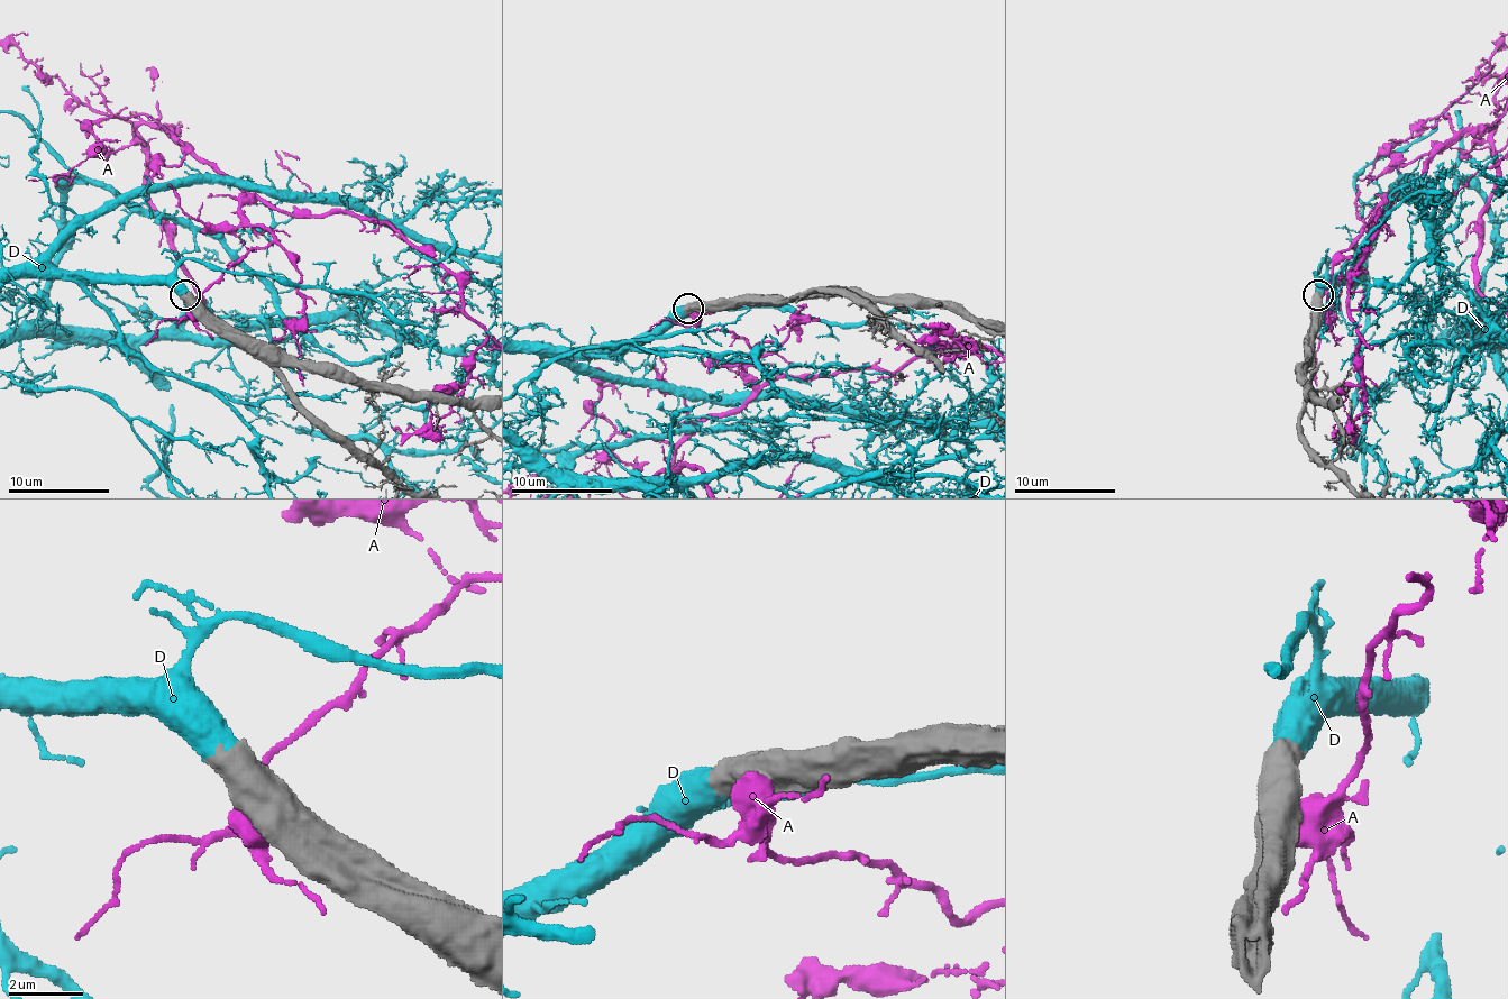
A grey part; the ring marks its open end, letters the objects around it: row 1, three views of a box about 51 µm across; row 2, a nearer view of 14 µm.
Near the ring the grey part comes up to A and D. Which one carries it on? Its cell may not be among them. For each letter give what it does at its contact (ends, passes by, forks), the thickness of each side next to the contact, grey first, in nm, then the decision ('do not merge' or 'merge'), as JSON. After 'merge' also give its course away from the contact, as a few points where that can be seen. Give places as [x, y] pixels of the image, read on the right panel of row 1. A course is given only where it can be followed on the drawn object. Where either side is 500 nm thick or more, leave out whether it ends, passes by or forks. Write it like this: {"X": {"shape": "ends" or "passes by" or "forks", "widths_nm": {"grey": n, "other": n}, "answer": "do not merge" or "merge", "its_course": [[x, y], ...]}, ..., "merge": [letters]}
{"A": {"widths_nm": {"grey": 800, "other": 700}, "answer": "do not merge"}, "D": {"widths_nm": {"grey": 800, "other": 700}, "answer": "merge"}, "merge": ["D"]}

